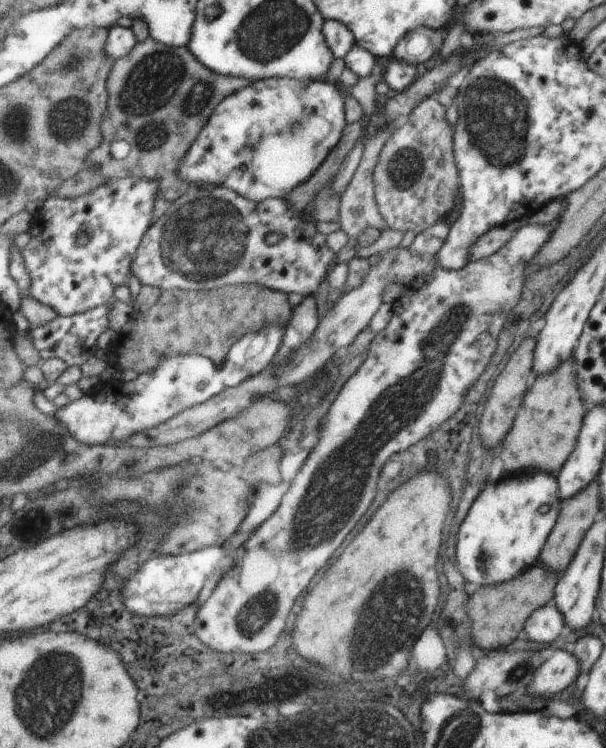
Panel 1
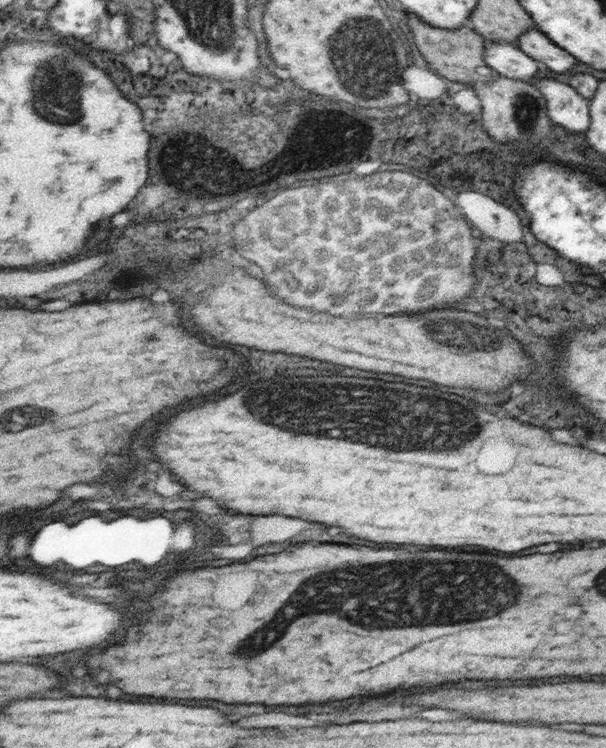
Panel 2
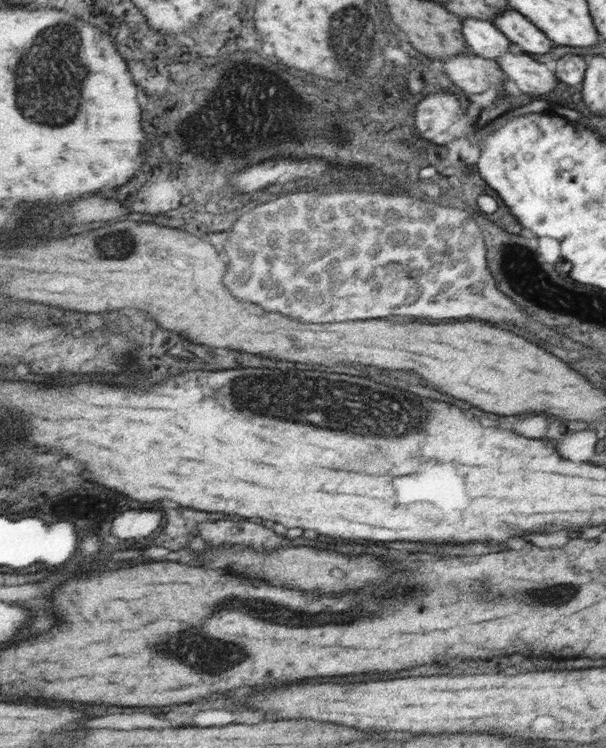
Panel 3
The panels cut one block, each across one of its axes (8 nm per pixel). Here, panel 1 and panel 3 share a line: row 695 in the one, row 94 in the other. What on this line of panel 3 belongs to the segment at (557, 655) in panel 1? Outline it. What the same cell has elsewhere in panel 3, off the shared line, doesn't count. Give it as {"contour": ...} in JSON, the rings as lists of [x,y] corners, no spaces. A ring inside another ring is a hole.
{"contour":[[[513,49],[506,54],[500,54],[497,62],[510,84],[516,84],[515,91],[520,88],[520,92],[536,96],[556,94],[559,86],[557,76],[530,54]]]}

